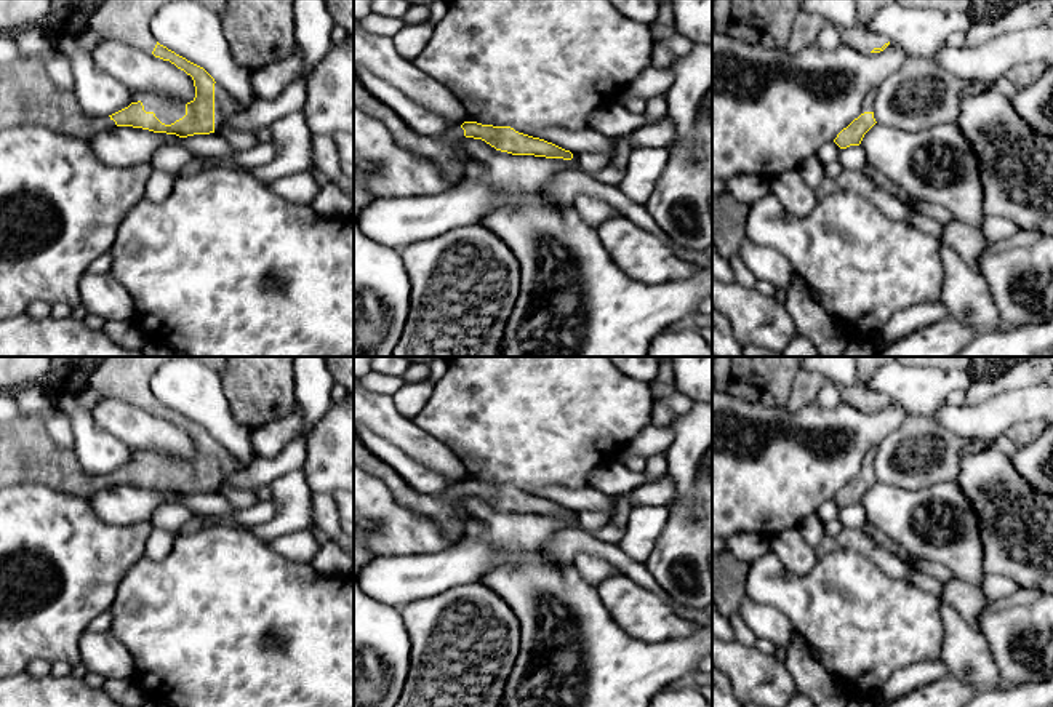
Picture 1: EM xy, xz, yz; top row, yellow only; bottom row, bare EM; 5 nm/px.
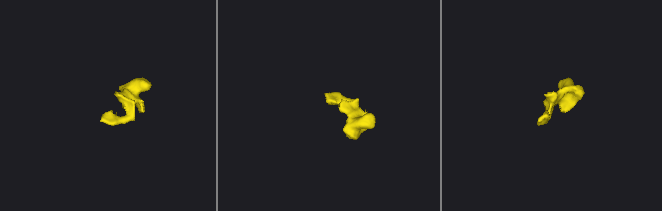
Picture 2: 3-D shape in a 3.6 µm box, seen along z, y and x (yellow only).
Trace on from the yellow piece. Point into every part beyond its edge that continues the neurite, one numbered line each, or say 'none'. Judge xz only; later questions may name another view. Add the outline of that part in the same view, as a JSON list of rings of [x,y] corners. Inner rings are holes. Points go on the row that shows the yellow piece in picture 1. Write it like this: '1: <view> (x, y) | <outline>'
1: xz (444, 151) | [[[355,75],[354,107],[384,123],[394,141],[405,150],[432,160],[451,182],[458,182],[462,178],[464,163],[459,157],[459,147],[466,136],[461,125],[440,138],[419,136],[405,126],[387,106],[371,96]]]

